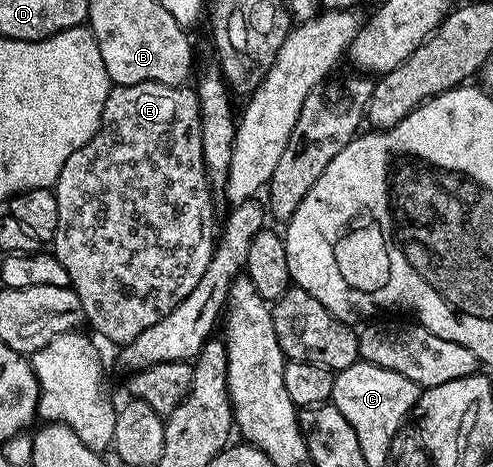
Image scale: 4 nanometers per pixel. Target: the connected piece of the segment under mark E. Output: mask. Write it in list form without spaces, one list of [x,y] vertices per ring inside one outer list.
[[[140,82],[139,84],[131,84],[130,86],[113,86],[107,96],[107,104],[103,108],[103,116],[101,117],[101,126],[95,132],[95,136],[91,136],[91,140],[87,140],[87,144],[83,144],[83,148],[79,148],[79,152],[71,152],[71,156],[67,156],[67,164],[63,164],[63,168],[59,172],[55,183],[55,193],[57,203],[59,204],[59,228],[55,228],[55,236],[51,243],[51,252],[59,260],[59,264],[63,264],[63,268],[67,268],[67,276],[69,277],[69,286],[79,296],[79,304],[81,305],[81,313],[86,323],[90,322],[103,337],[109,342],[117,342],[116,344],[124,344],[135,340],[135,336],[139,336],[139,332],[143,332],[146,328],[151,328],[151,324],[159,324],[159,320],[163,320],[163,316],[167,316],[174,310],[179,303],[187,300],[187,296],[191,296],[191,292],[195,288],[195,284],[199,284],[199,280],[203,280],[203,272],[207,272],[207,264],[211,264],[211,256],[215,247],[215,230],[213,232],[213,194],[209,184],[209,173],[205,171],[205,161],[203,160],[203,140],[201,139],[201,113],[199,112],[199,104],[197,103],[197,91],[188,85],[168,86],[167,84],[159,84],[158,82]]]

